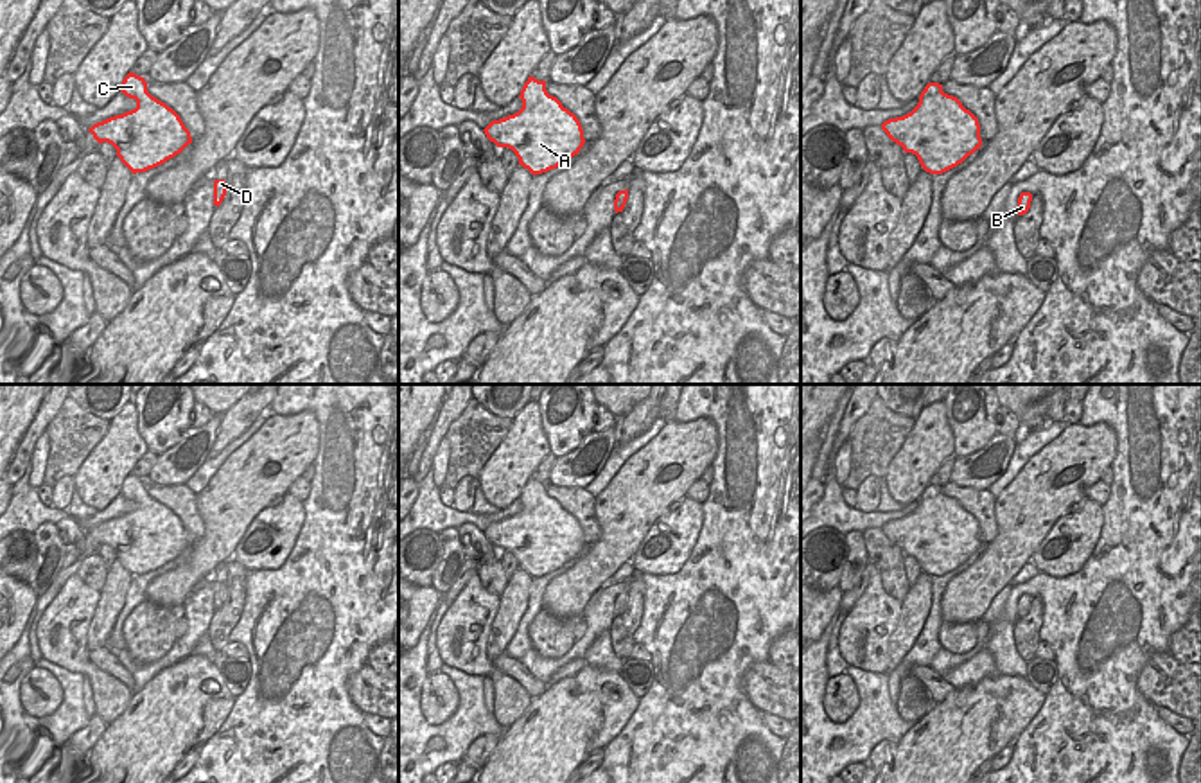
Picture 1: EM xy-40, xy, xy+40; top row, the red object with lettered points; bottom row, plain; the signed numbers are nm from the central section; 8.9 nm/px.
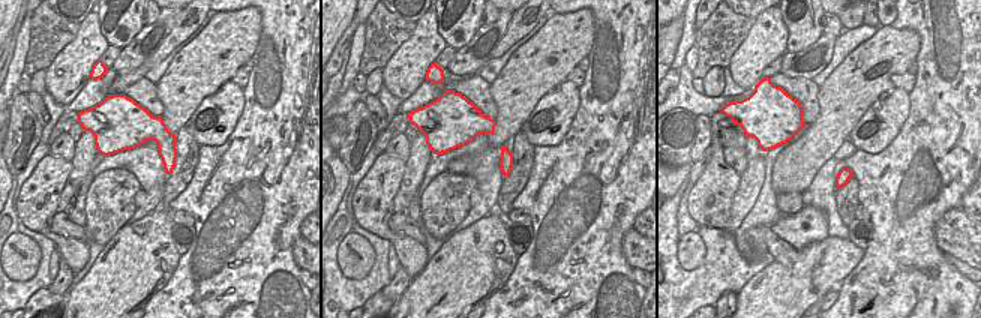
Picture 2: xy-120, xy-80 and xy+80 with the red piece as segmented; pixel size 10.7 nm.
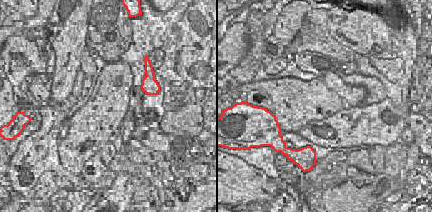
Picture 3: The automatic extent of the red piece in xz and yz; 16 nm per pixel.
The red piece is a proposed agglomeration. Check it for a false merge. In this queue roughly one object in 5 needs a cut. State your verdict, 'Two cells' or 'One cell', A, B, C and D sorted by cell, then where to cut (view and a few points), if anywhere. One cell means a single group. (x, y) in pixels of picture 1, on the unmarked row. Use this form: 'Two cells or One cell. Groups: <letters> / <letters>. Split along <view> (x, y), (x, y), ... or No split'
One cell. Groups: A B C D. No split

